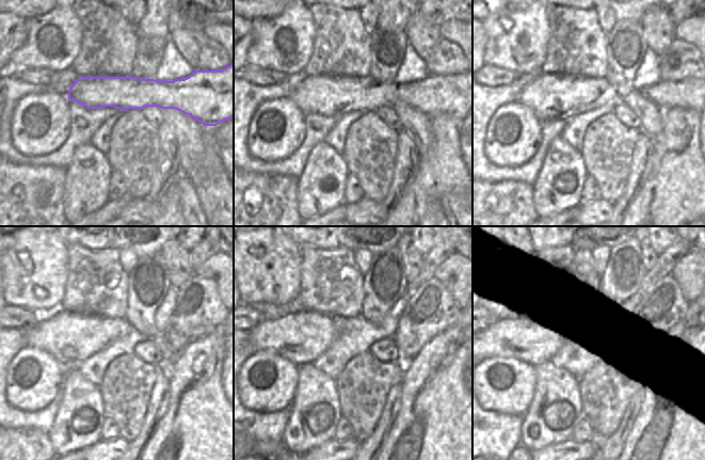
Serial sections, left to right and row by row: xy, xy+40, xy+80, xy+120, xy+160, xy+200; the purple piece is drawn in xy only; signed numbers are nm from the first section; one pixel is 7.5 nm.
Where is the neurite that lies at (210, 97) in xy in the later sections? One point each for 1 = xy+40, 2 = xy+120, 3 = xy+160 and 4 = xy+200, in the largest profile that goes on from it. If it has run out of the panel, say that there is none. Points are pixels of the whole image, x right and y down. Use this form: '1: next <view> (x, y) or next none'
1: next xy+40 (323, 94)
2: next xy+120 (69, 337)
3: next xy+160 (301, 337)
4: next xy+200 (534, 342)

